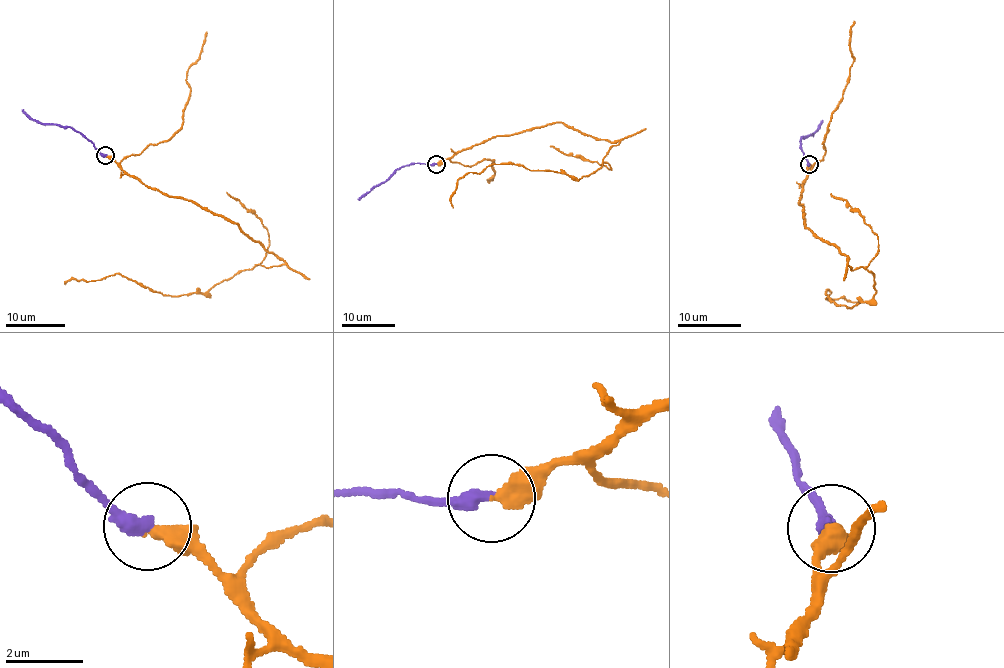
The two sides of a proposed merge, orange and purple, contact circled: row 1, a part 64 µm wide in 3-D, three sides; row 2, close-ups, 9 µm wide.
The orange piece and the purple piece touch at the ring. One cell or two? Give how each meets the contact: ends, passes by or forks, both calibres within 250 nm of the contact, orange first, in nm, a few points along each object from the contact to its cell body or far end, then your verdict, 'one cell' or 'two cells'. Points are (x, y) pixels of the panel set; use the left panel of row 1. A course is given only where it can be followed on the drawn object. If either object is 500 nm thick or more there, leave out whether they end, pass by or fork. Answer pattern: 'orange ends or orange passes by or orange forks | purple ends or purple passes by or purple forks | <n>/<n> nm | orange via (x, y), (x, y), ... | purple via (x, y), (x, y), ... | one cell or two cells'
orange ends | purple ends | 440/360 nm | orange via (106, 155), (145, 184), (237, 223), (285, 263), (245, 269), (189, 294), (163, 295), (117, 273), (65, 284) | purple via (106, 155), (69, 126), (40, 124), (23, 108) | one cell

